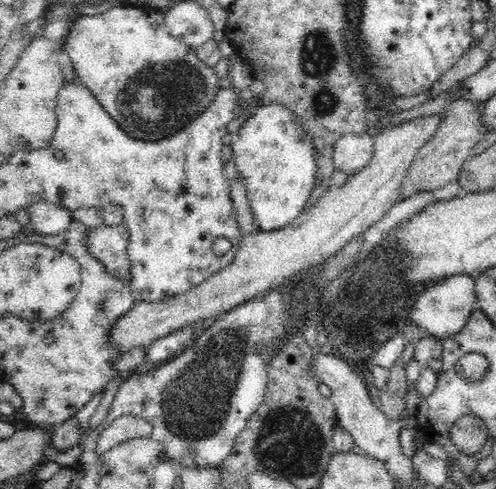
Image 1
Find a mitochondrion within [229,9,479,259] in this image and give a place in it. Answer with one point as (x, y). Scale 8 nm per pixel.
(319, 57)

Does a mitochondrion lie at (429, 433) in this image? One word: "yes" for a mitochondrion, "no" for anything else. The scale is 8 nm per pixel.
no

